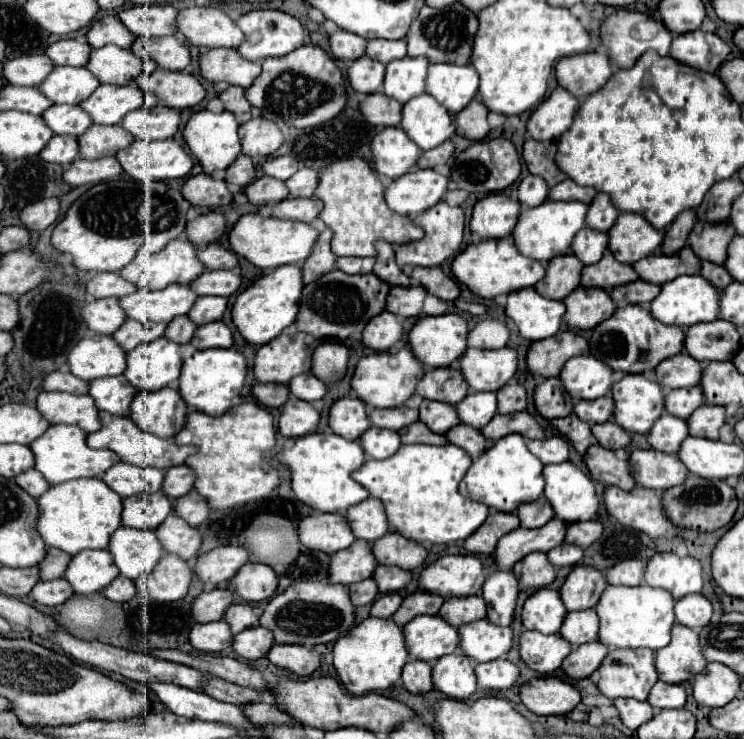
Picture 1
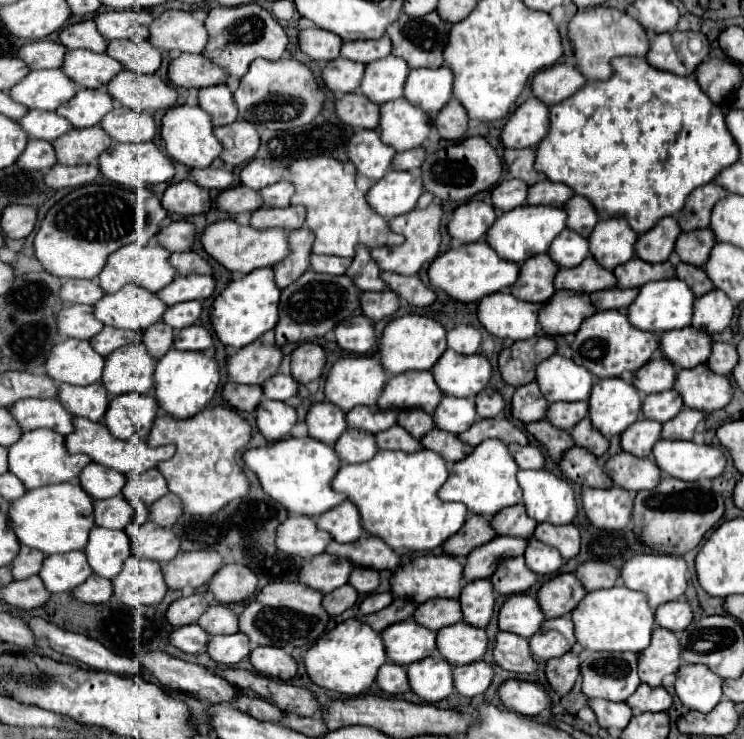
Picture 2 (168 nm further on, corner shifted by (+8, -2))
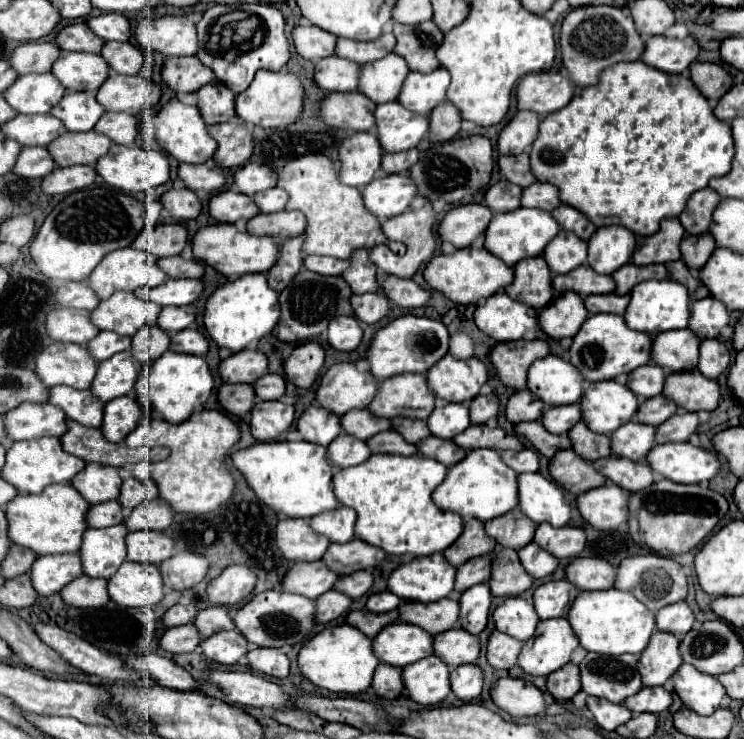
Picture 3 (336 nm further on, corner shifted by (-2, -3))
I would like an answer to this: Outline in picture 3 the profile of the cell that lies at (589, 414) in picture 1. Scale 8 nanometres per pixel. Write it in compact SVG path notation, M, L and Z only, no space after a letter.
M559 405L559 407L549 407L541 421L551 433L567 433L579 419L581 419L581 405Z

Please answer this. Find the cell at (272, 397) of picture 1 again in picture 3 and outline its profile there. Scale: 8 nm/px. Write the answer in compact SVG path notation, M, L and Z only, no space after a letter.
M223 383L219 387L217 397L219 397L219 403L223 405L223 409L229 411L231 415L237 415L237 417L247 415L255 405L253 385L229 385L229 383Z

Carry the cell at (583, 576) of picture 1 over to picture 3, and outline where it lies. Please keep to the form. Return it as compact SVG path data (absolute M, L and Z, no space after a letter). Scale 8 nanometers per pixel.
M567 579L563 581L549 581L535 589L533 603L541 619L551 617L565 617L573 599L577 597L577 587L571 585Z

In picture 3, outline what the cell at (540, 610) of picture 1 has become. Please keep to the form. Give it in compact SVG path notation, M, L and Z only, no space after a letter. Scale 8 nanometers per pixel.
M523 597L505 599L505 603L495 609L493 619L501 633L509 633L519 641L529 641L535 635L539 623L539 615L535 613L533 603L525 601Z

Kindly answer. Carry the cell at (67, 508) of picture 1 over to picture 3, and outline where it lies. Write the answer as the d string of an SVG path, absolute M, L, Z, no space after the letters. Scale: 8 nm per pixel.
M69 483L49 485L39 495L17 495L5 507L9 537L17 545L29 547L39 555L79 553L83 533L87 531L87 511L89 503L79 497L79 491L73 489Z

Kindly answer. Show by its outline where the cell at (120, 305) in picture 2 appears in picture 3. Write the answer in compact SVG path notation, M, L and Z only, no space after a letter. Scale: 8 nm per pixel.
M115 291L109 299L101 301L95 311L91 311L91 321L103 331L131 337L145 325L157 325L159 313L159 305L135 297L133 291Z

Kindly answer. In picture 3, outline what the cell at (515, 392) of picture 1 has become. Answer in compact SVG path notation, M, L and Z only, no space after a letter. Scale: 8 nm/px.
M495 393L479 395L479 397L473 399L469 411L471 411L473 423L487 423L489 419L497 417L497 413L499 413L499 399L497 399Z

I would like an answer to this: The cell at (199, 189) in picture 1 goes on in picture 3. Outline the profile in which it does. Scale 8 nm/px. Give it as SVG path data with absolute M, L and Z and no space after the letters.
M171 189L161 197L161 203L167 211L171 211L171 215L177 215L177 219L181 221L195 219L203 211L201 199L191 189Z

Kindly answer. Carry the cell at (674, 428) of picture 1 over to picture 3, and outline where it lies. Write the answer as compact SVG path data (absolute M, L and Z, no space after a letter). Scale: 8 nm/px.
M629 421L627 425L619 427L611 435L611 449L619 457L625 457L631 461L643 461L655 445L655 431L657 427L653 425Z

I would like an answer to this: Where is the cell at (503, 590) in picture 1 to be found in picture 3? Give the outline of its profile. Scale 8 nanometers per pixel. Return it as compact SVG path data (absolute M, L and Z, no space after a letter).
M481 583L471 589L467 589L461 595L461 615L459 615L459 625L467 629L473 635L479 635L487 621L489 621L489 609L491 609L491 589L489 585Z

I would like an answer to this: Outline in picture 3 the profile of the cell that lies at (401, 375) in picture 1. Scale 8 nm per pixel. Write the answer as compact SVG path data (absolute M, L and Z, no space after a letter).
M335 363L321 379L317 401L325 409L343 415L351 409L365 409L377 391L379 383L371 371L359 371L353 363Z

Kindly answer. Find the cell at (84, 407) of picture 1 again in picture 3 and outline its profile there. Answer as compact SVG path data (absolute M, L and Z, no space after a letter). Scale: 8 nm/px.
M23 403L3 415L11 441L35 439L43 435L61 437L67 431L67 415L51 403Z

